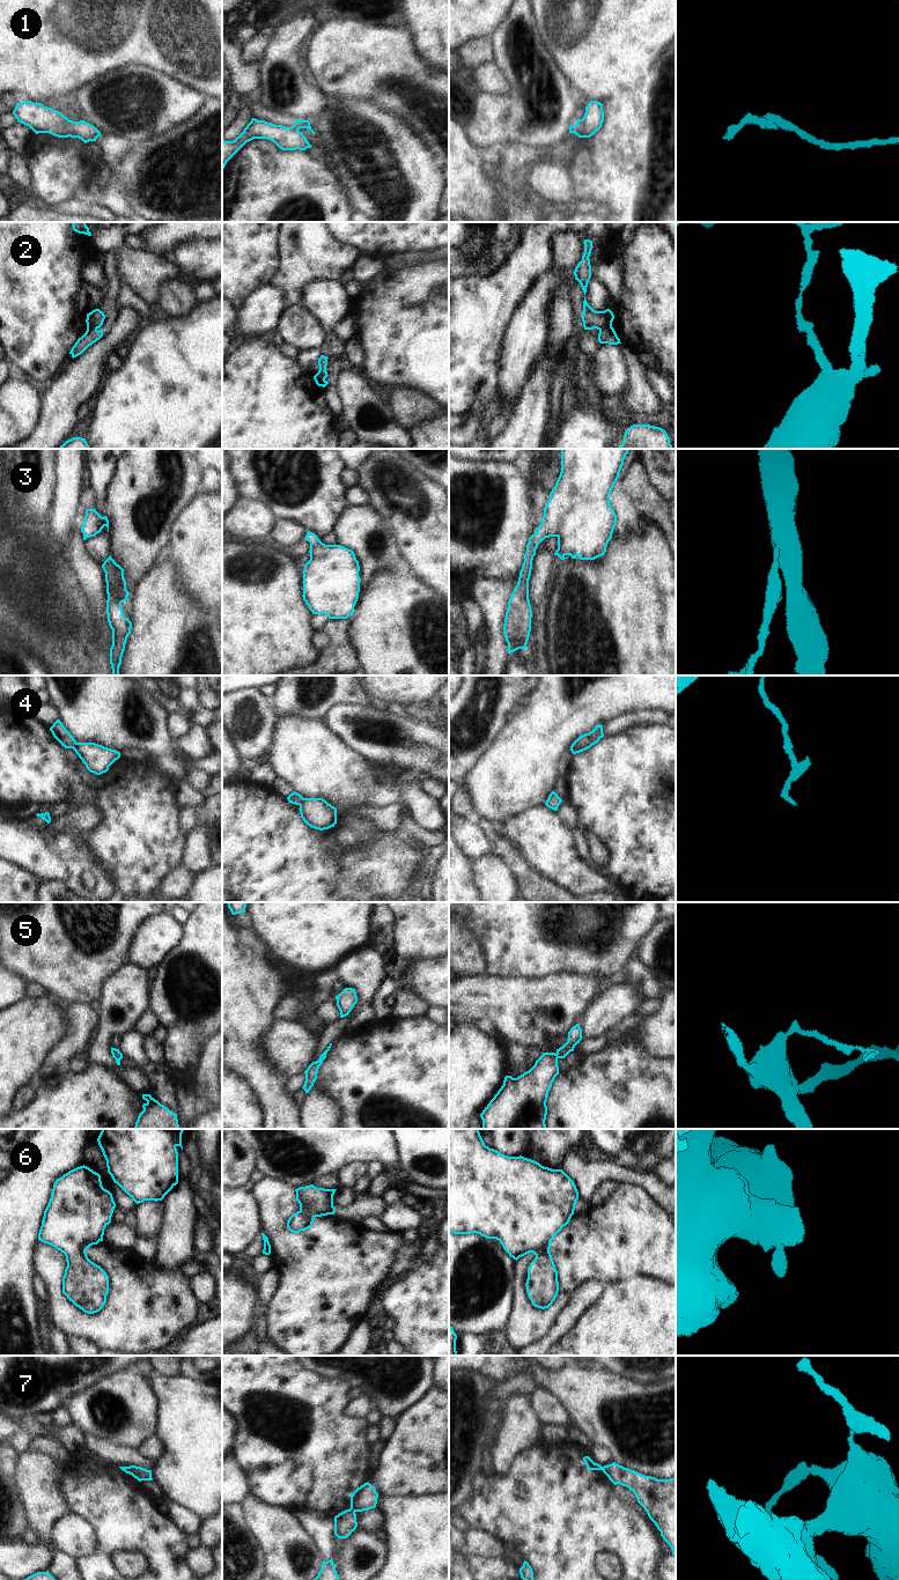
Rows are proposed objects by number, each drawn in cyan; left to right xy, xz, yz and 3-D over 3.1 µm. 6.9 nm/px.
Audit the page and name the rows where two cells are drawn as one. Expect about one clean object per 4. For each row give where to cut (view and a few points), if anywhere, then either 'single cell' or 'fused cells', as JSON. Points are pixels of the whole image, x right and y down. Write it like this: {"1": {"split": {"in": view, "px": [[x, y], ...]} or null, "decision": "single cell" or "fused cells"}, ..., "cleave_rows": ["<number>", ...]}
{"1": {"split": {"in": "yz", "px": [[582, 119], [582, 131], [579, 137]]}, "decision": "fused cells"}, "2": {"split": {"in": "yz", "px": [[611, 325], [599, 331]]}, "decision": "fused cells"}, "3": {"split": null, "decision": "single cell"}, "4": {"split": {"in": "xy", "px": [[76, 743], [73, 748]]}, "decision": "fused cells"}, "5": {"split": null, "decision": "single cell"}, "6": {"split": null, "decision": "single cell"}, "7": {"split": {"in": "xz", "px": [[349, 1508], [355, 1511]]}, "decision": "fused cells"}, "cleave_rows": ["1", "2", "4", "7"]}

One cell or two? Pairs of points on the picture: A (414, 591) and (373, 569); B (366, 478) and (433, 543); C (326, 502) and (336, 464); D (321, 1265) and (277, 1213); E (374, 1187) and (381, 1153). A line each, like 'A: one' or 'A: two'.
A: two
B: one
C: one
D: one
E: two

